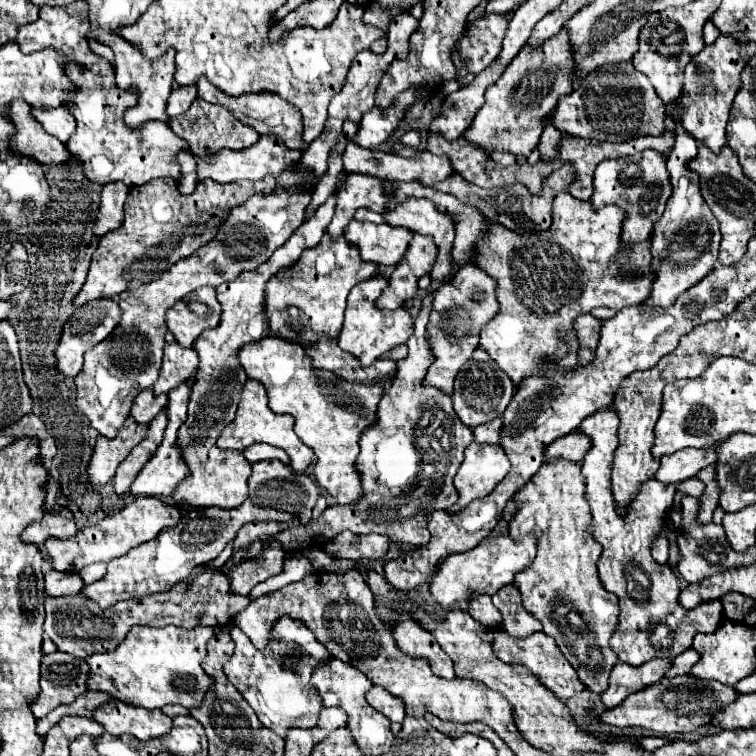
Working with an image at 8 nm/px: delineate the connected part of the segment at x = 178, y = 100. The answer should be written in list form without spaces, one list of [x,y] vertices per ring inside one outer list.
[[[195,85],[173,89],[169,95],[169,101],[167,101],[167,115],[175,117],[175,115],[185,113],[195,99],[197,99],[197,87]]]

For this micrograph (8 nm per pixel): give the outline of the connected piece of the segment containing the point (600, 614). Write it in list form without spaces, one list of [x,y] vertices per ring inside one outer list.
[[[551,459],[549,463],[543,463],[539,473],[513,497],[513,501],[517,501],[517,511],[513,513],[513,521],[509,523],[509,535],[513,539],[521,539],[529,533],[541,535],[535,561],[515,579],[515,585],[523,595],[523,605],[529,613],[533,613],[533,617],[543,623],[543,631],[555,639],[565,659],[577,669],[577,677],[581,679],[581,683],[595,693],[603,693],[609,687],[609,673],[619,661],[609,647],[609,639],[619,621],[619,601],[613,593],[607,593],[603,589],[597,575],[601,545],[589,533],[591,517],[589,503],[585,499],[585,481],[581,477],[581,461],[575,463]]]

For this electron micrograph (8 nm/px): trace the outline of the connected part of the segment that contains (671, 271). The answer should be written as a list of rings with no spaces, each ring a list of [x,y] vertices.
[[[675,121],[675,147],[667,157],[667,169],[671,173],[673,195],[667,201],[665,213],[655,223],[651,235],[651,253],[653,253],[653,271],[657,275],[653,283],[651,297],[643,303],[643,307],[669,307],[677,299],[679,293],[693,287],[701,281],[715,265],[721,233],[719,221],[711,213],[699,189],[699,175],[687,167],[689,155],[697,155],[697,141],[683,129],[681,121]]]

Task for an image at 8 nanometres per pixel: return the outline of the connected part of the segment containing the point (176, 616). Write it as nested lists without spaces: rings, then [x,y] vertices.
[[[203,573],[199,575],[191,587],[187,581],[175,585],[169,593],[149,595],[139,599],[129,599],[115,603],[107,609],[101,609],[95,601],[83,595],[69,595],[69,597],[47,597],[45,599],[45,623],[43,631],[49,639],[57,645],[59,651],[69,653],[73,657],[87,657],[93,653],[105,653],[117,647],[127,631],[133,625],[149,625],[149,627],[165,627],[165,625],[179,625],[185,629],[193,629],[197,625],[209,627],[223,627],[229,623],[237,611],[249,605],[249,597],[229,595],[229,579],[221,573]]]

